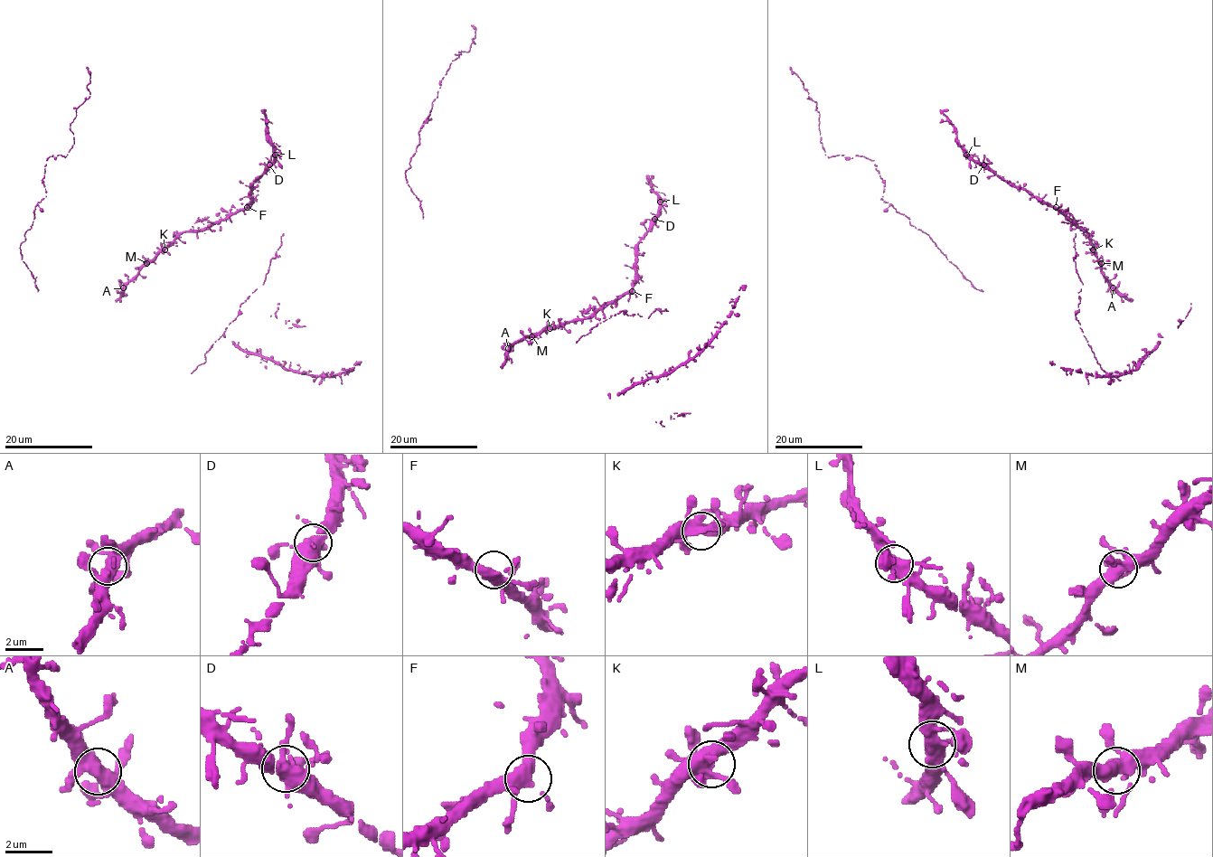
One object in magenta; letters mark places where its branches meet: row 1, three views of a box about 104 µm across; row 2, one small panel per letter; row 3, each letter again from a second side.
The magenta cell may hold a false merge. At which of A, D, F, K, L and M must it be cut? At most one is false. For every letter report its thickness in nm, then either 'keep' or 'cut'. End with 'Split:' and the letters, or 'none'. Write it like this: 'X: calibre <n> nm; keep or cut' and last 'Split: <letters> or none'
A: calibre 400 nm; keep
D: calibre 400 nm; keep
F: calibre 360 nm; keep
K: calibre 440 nm; keep
L: calibre 440 nm; keep
M: calibre 400 nm; keep
Split: none

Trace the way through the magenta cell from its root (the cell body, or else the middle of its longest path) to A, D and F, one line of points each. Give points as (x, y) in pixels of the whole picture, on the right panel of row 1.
A: (1096, 258), (1103, 277), (1113, 287)
D: (1096, 258), (1090, 236), (1075, 222), (1025, 190), (1010, 185), (983, 164)
F: (1096, 258), (1090, 236), (1056, 207)

